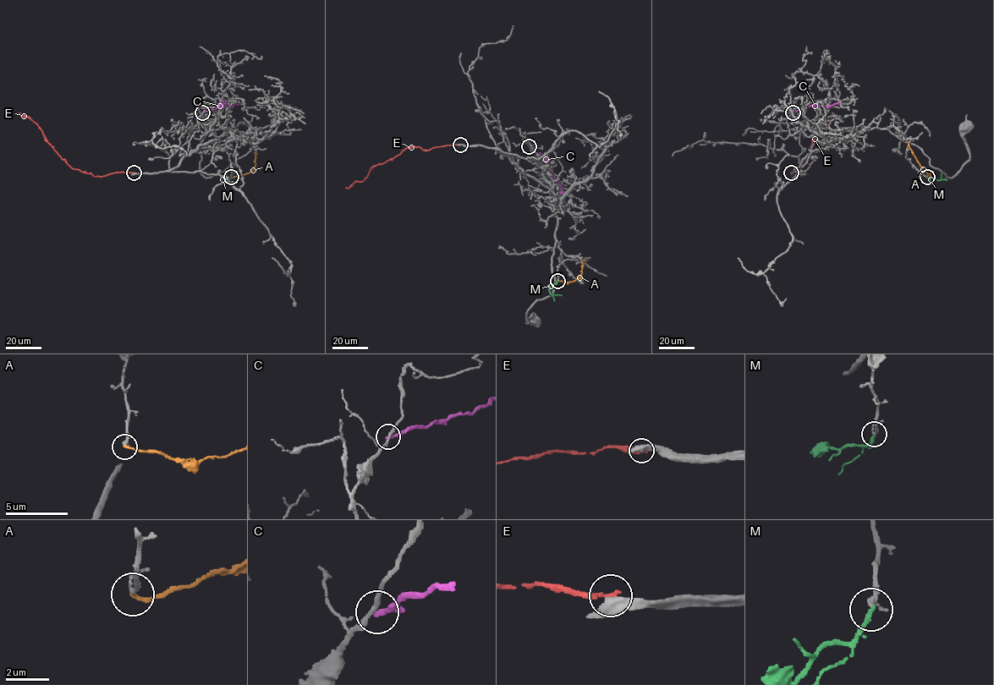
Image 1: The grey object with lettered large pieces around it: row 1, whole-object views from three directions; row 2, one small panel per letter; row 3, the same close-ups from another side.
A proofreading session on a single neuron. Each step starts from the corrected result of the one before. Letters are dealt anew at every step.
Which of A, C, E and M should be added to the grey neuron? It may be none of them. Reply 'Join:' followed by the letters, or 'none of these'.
Join: none of these

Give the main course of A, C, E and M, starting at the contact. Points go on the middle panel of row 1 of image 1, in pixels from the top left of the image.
A: (557, 280), (571, 282), (580, 277), (584, 259)
C: (529, 146), (543, 156), (561, 186), (562, 192), (558, 192)
E: (460, 145), (429, 150), (416, 146), (407, 148), (392, 159), (374, 166), (363, 181), (345, 188)
M: (557, 281), (549, 289), (552, 294), (562, 295)

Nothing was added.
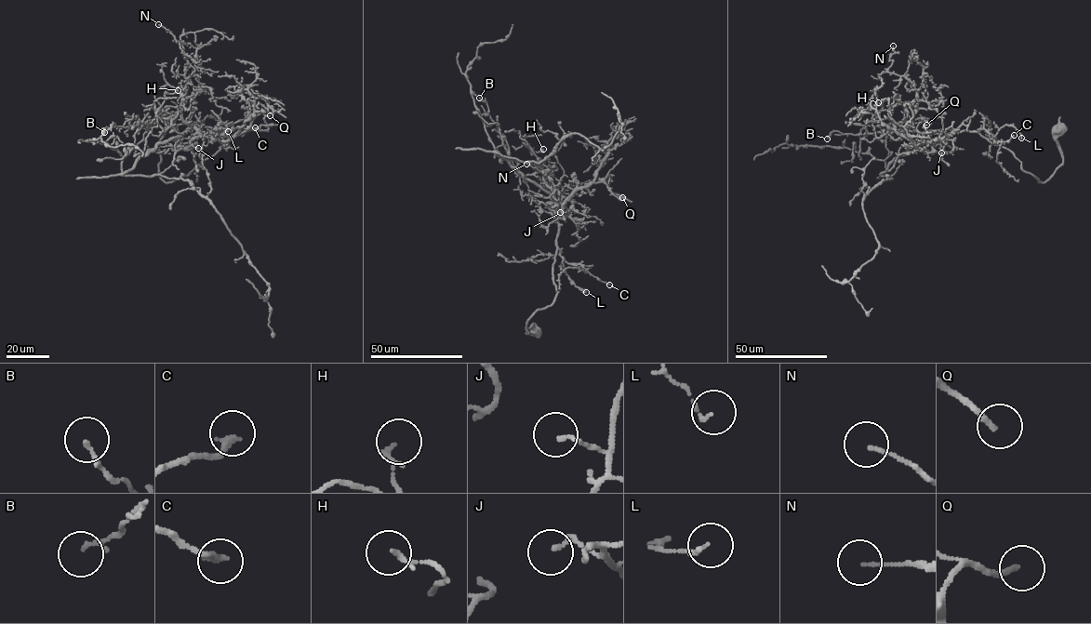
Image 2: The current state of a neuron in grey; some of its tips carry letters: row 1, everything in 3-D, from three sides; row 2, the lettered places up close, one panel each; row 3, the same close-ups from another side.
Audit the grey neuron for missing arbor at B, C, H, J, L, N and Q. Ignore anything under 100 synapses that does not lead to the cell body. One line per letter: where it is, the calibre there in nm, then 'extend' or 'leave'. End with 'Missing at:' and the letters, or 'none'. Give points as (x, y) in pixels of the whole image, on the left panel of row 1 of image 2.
B: at (104, 132); 120 nm thick; leave
C: at (255, 127); 240 nm thick; leave
H: at (178, 90); 160 nm thick; leave
J: at (198, 148); 120 nm thick; leave
L: at (228, 131); 110 nm thick; leave
N: at (158, 24); 110 nm thick; leave
Q: at (270, 115); 170 nm thick; leave
Missing at: none

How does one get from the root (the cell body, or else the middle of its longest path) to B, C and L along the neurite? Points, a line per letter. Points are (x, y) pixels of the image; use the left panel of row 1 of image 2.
B: (168, 122), (158, 175), (170, 182), (195, 166), (195, 123), (178, 112), (104, 132)
C: (168, 122), (159, 146), (158, 175), (166, 182), (195, 166), (189, 139), (198, 121), (224, 137), (255, 127)
L: (168, 122), (159, 146), (166, 182), (195, 166), (189, 139), (197, 121), (200, 131), (208, 115), (228, 131)

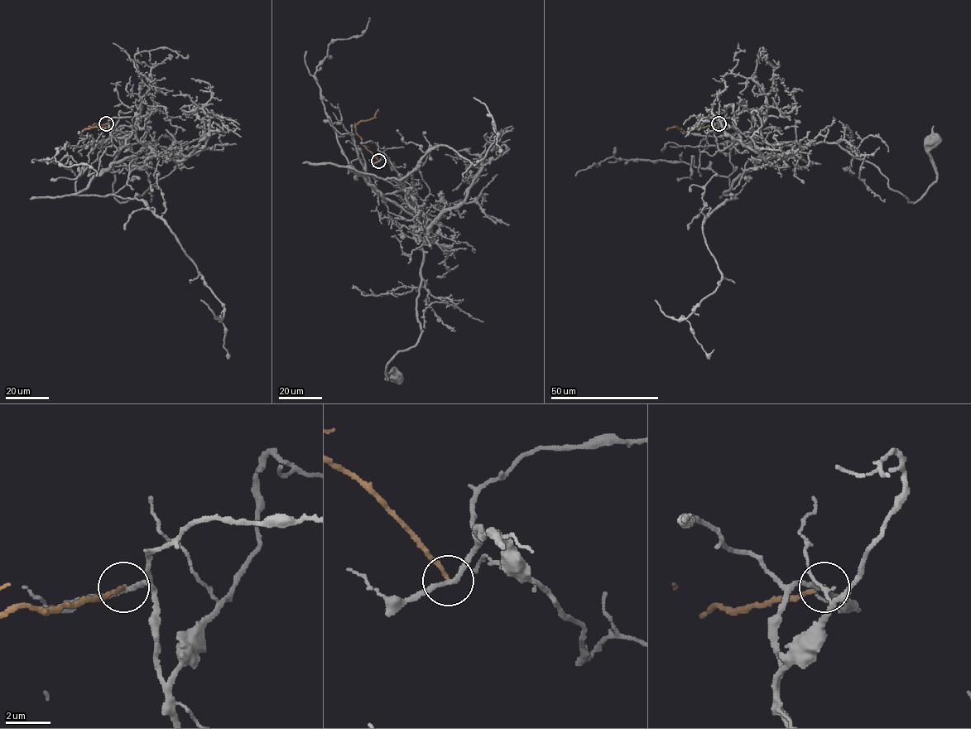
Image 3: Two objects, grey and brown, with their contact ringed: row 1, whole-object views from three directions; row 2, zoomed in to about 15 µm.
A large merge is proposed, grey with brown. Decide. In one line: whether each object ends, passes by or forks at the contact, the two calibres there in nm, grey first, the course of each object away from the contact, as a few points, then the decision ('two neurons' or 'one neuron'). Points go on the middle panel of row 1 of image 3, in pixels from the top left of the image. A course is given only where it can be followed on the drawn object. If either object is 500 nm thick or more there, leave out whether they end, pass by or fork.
grey passes by; brown ends; calibres 200 and 170 nm; course grey (378, 161), (388, 160), (405, 186), (423, 251), (416, 316), (422, 332), (386, 365), (387, 379), (396, 375); course brown (378, 161), (363, 146), (355, 128), (361, 121), (373, 118), (378, 111); two neurons

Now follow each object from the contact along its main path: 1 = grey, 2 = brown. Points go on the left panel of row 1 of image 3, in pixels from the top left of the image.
1: (106, 123), (118, 150), (132, 131), (150, 144), (143, 163), (150, 187), (119, 202), (113, 163), (123, 141)
2: (106, 123), (82, 132), (100, 126), (106, 127)

